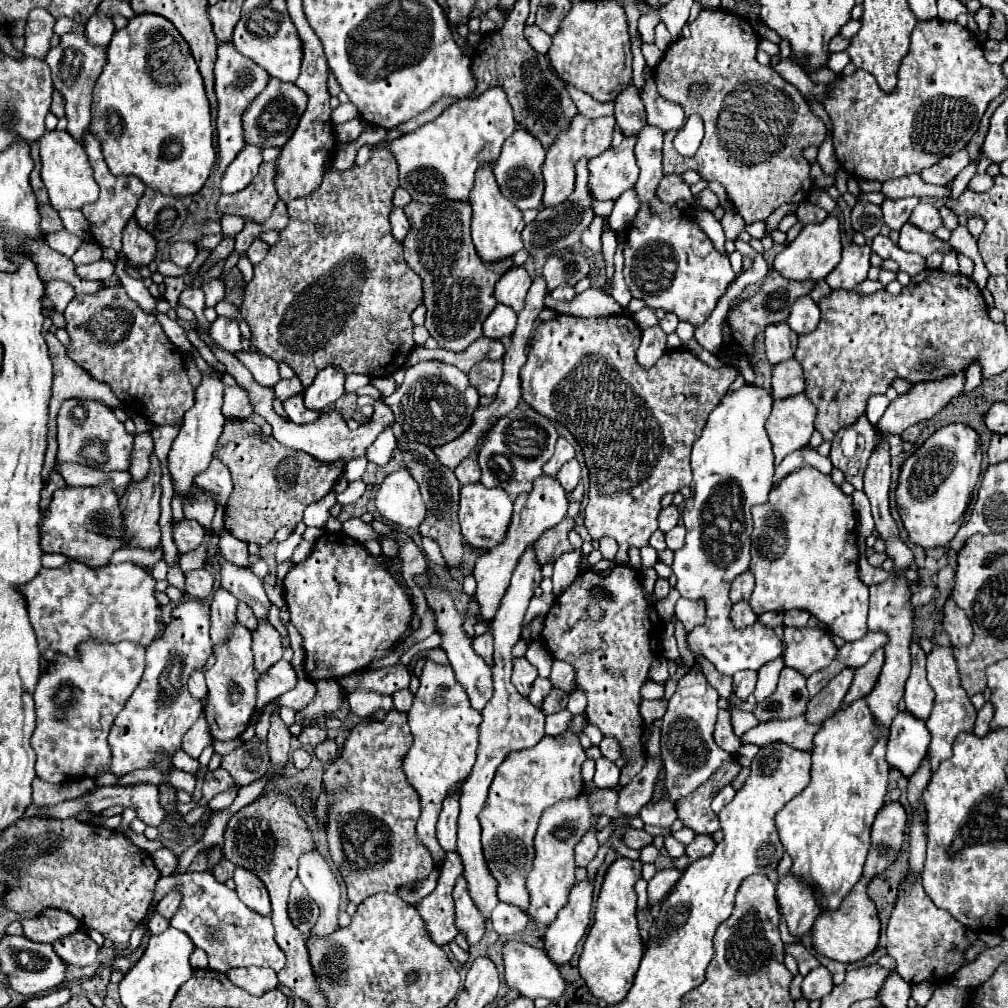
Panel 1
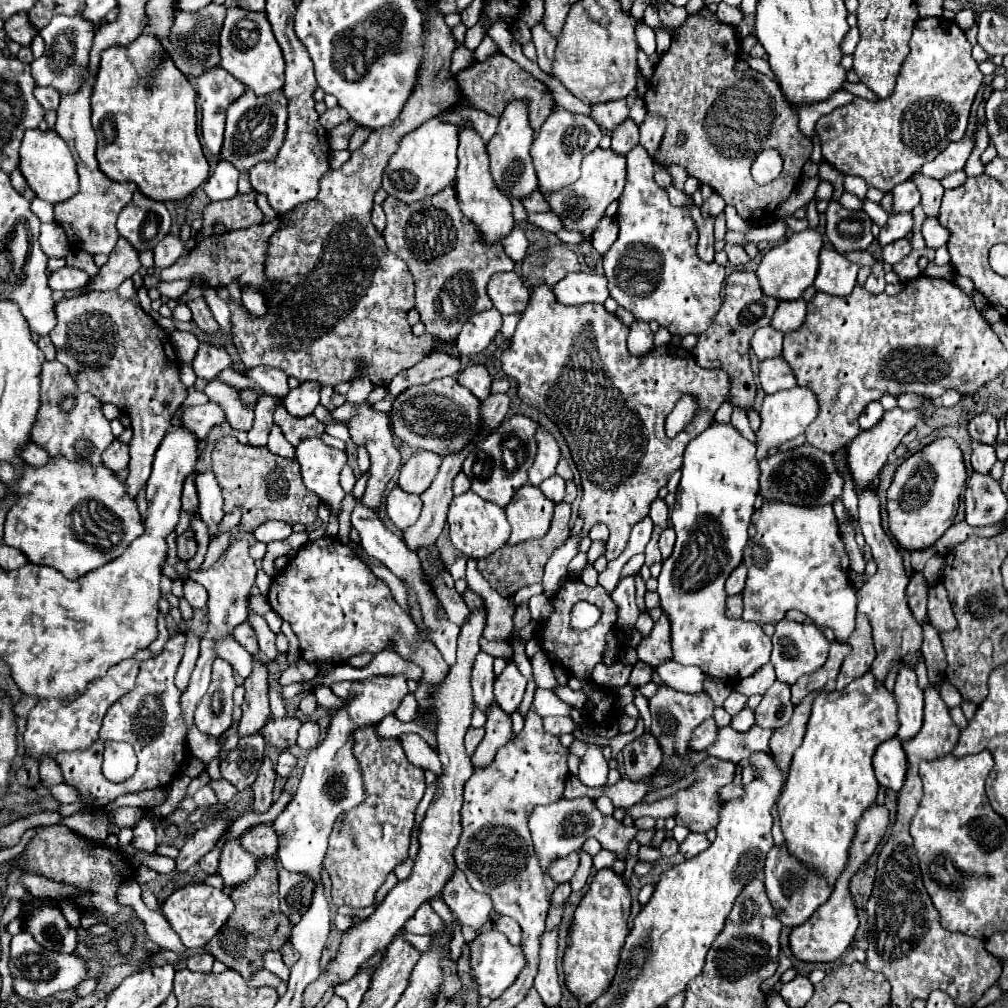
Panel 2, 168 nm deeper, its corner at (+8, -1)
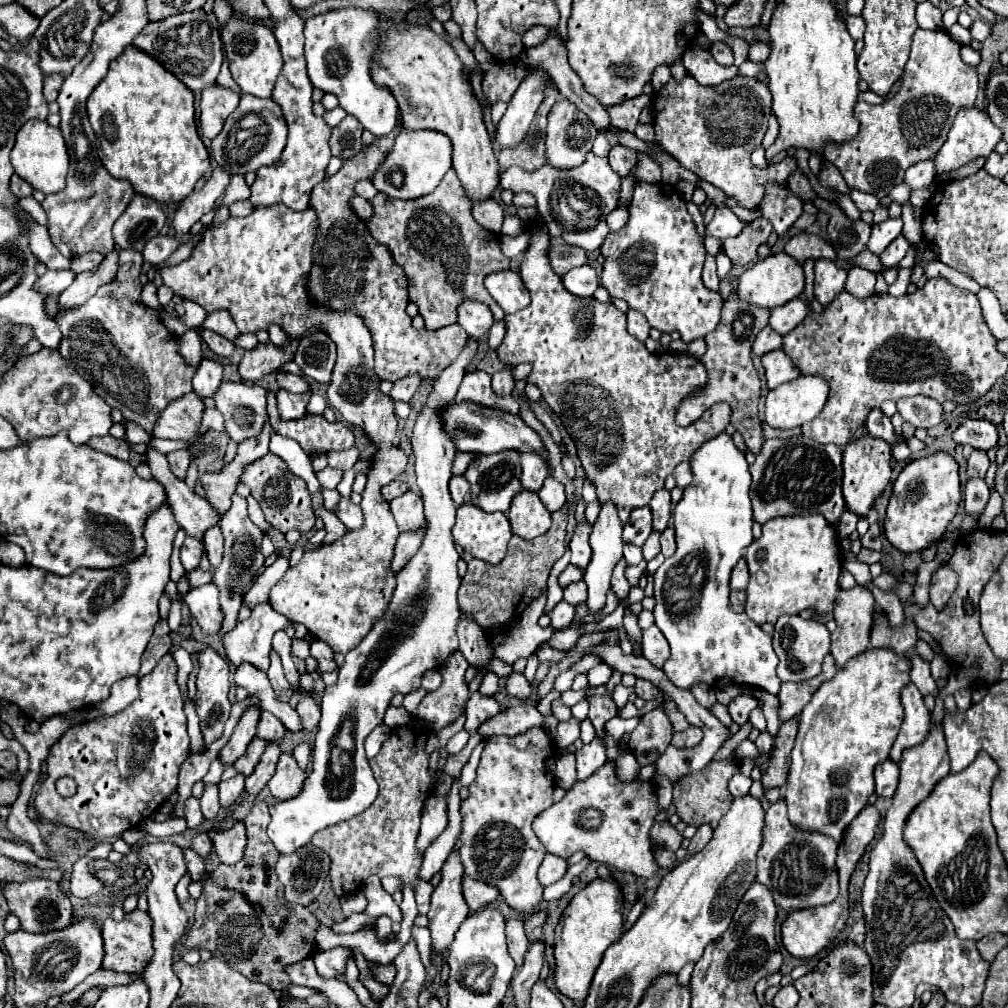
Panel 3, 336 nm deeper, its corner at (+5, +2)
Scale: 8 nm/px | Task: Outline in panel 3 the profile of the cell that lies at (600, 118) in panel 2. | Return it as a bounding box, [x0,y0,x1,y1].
[606,94,650,132]

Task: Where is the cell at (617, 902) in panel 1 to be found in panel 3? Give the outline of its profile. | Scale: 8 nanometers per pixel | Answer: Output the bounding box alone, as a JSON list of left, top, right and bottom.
[554,878,624,1000]

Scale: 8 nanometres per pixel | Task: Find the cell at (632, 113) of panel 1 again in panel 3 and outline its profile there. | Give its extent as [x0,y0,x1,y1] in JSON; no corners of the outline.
[608,144,638,178]

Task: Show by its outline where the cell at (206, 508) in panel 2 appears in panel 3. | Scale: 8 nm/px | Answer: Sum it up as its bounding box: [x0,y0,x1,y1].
[204,524,224,568]

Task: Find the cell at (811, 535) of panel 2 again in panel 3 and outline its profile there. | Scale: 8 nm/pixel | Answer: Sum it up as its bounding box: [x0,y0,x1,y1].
[744,516,842,626]

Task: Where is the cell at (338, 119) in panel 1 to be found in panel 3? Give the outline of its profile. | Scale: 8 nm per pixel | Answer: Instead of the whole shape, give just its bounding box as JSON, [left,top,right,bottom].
[324,106,348,128]

